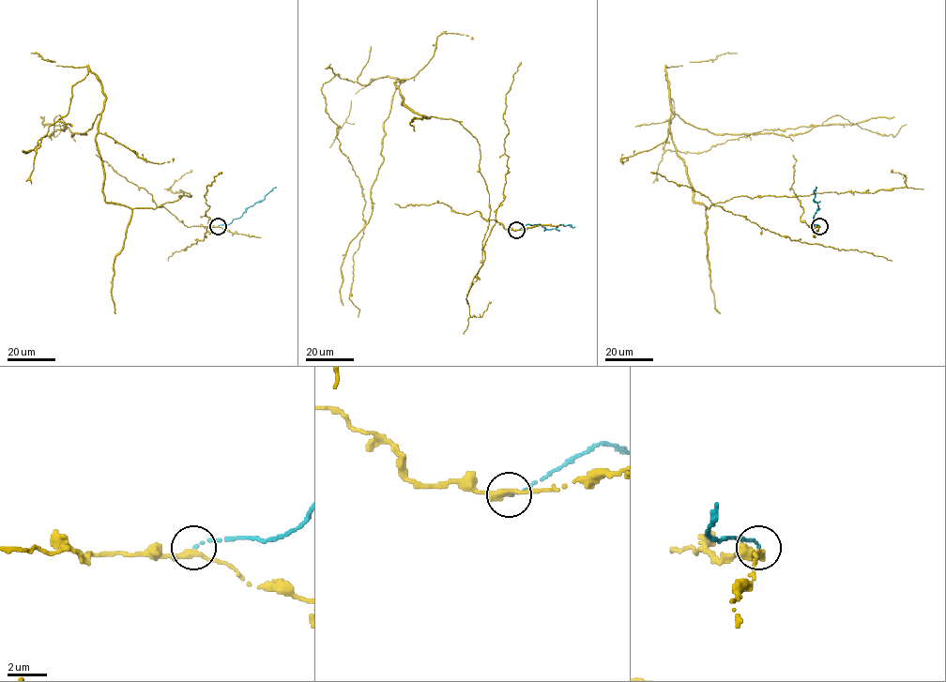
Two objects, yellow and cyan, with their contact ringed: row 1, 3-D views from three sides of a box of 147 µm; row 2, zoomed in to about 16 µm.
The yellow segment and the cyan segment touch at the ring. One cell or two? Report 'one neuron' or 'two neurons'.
two neurons

